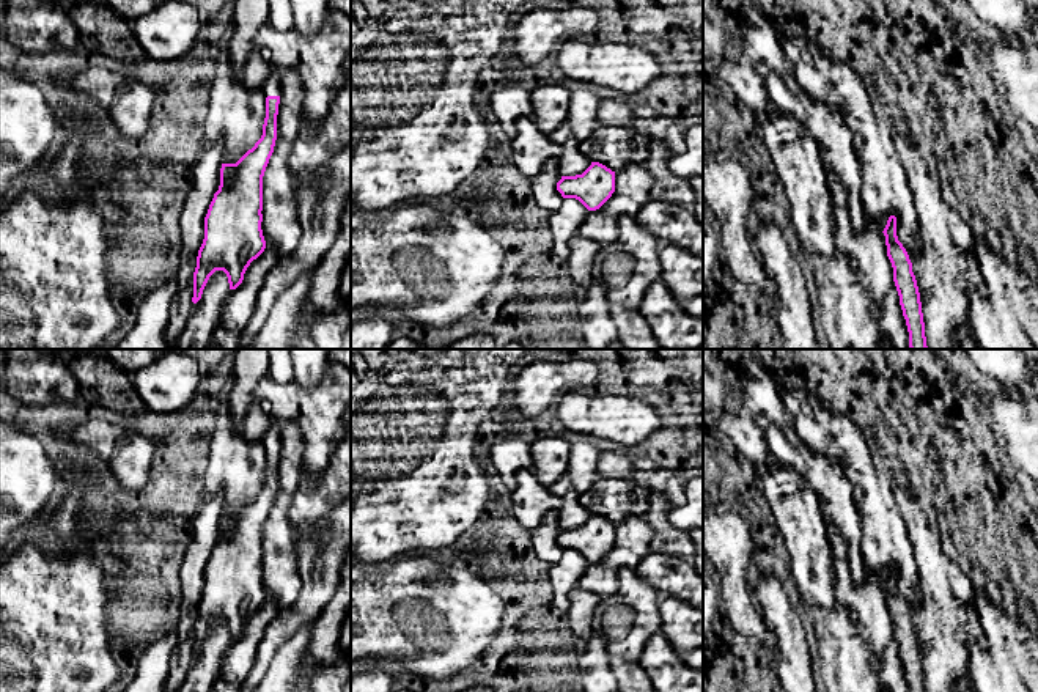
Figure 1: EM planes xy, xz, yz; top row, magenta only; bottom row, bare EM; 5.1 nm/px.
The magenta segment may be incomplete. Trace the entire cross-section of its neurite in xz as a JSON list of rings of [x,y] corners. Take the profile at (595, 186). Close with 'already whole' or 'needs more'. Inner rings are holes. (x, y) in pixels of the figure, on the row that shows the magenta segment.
[[[591,162],[582,175],[561,176],[557,190],[563,198],[576,198],[588,211],[596,211],[615,192],[615,171],[599,162]]]; already whole

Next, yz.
[[[890,215],[884,228],[887,256],[893,267],[893,282],[900,296],[900,305],[909,332],[911,349],[929,349],[926,346],[925,322],[922,313],[920,293],[912,263],[896,236],[896,217]]]; already whole

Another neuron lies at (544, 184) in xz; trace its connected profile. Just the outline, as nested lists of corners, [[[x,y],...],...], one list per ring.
[[[549,160],[541,167],[541,171],[532,179],[533,197],[539,208],[554,212],[561,203],[563,197],[557,190],[557,182],[561,179],[557,160]]]

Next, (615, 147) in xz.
[[[598,126],[594,132],[579,142],[579,149],[591,162],[599,162],[618,171],[629,164],[643,164],[650,154],[651,140],[632,126]]]

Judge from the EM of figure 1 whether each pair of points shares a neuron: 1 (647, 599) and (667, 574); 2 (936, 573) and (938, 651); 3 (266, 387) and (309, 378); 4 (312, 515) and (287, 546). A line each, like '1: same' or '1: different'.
1: different
2: same
3: different
4: different

